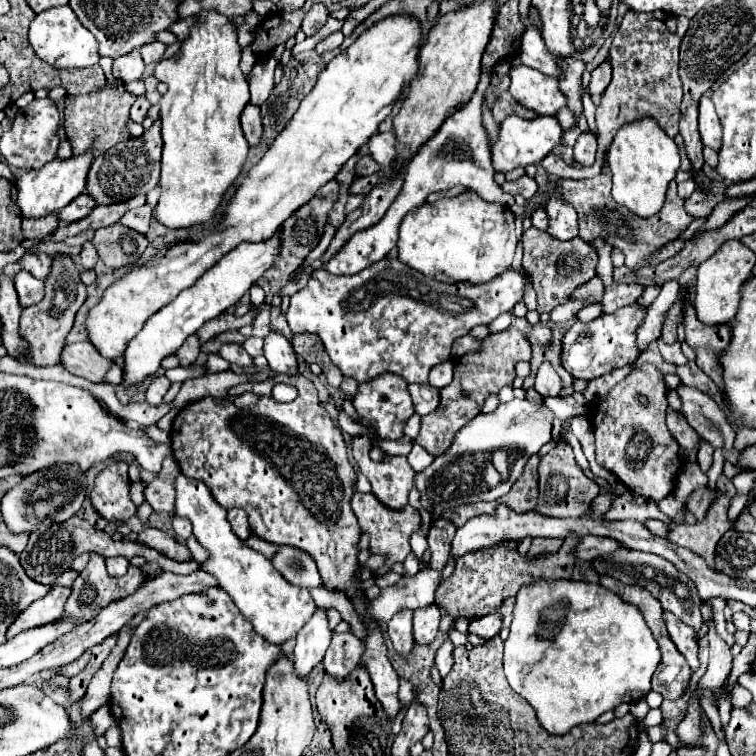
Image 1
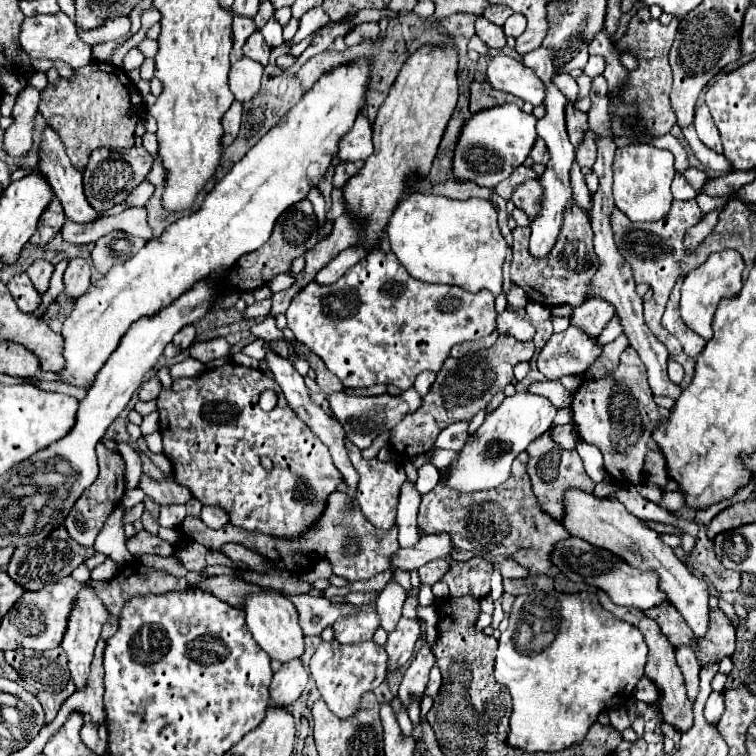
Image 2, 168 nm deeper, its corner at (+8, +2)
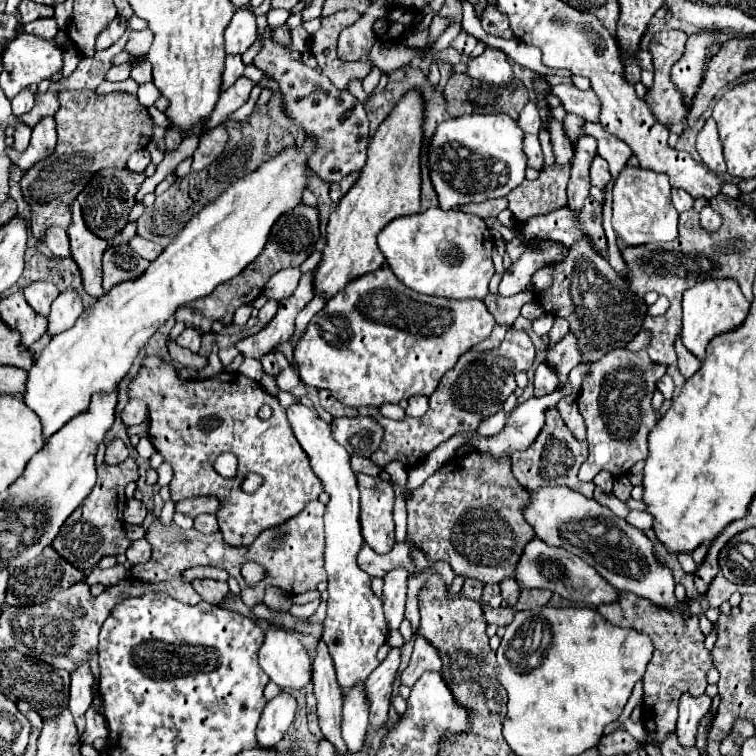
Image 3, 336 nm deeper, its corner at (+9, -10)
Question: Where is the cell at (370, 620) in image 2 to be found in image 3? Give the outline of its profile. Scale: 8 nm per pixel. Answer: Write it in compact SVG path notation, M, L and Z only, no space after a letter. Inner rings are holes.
M293 404L287 410L287 418L295 432L295 438L309 456L311 470L329 494L329 502L325 504L325 570L329 576L329 600L321 640L329 648L337 672L337 684L345 696L353 686L365 682L367 676L379 666L377 650L387 642L389 628L381 600L371 590L371 578L365 576L361 568L357 568L357 552L365 540L359 528L359 488L355 472L349 464L349 454L339 442L335 442L331 426L325 420L321 420L313 408Z

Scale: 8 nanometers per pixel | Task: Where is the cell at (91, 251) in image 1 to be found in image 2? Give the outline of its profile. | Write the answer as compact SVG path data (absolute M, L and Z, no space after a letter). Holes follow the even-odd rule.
M72 258L64 272L64 292L70 298L80 298L90 286L90 264L84 258Z

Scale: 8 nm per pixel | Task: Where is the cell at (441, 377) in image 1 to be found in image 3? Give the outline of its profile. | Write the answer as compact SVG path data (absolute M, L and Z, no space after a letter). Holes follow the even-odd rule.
M413 396L413 398L409 398L405 414L413 416L413 418L419 418L423 412L427 412L427 398L425 396Z

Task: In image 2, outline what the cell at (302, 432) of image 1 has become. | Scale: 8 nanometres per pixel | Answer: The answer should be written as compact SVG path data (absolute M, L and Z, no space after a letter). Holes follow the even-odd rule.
M228 362L222 368L206 370L196 378L174 380L172 390L160 392L158 412L164 454L172 462L174 480L186 486L204 506L224 508L234 526L258 530L284 540L300 538L314 528L328 504L328 496L342 482L342 474L334 466L326 444L322 444L322 440L302 424L296 412L288 406L274 378L260 370ZM268 388L278 394L278 404L274 410L264 412L258 406L258 396ZM262 456L272 460L272 470L262 468Z

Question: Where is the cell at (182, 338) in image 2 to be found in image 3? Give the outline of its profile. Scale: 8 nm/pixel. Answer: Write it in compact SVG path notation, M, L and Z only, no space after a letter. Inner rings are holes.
M189 326L189 328L185 328L185 330L179 334L177 344L183 346L183 348L189 348L191 352L199 352L199 348L201 348L201 332Z

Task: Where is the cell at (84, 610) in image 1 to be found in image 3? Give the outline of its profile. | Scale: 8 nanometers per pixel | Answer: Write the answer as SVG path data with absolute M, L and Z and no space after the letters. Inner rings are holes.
M83 664L79 670L75 670L71 674L71 698L69 698L69 712L75 718L75 726L77 732L83 734L85 732L85 710L91 706L93 702L93 694L91 694L91 684L93 684L93 676L89 672L89 664Z

